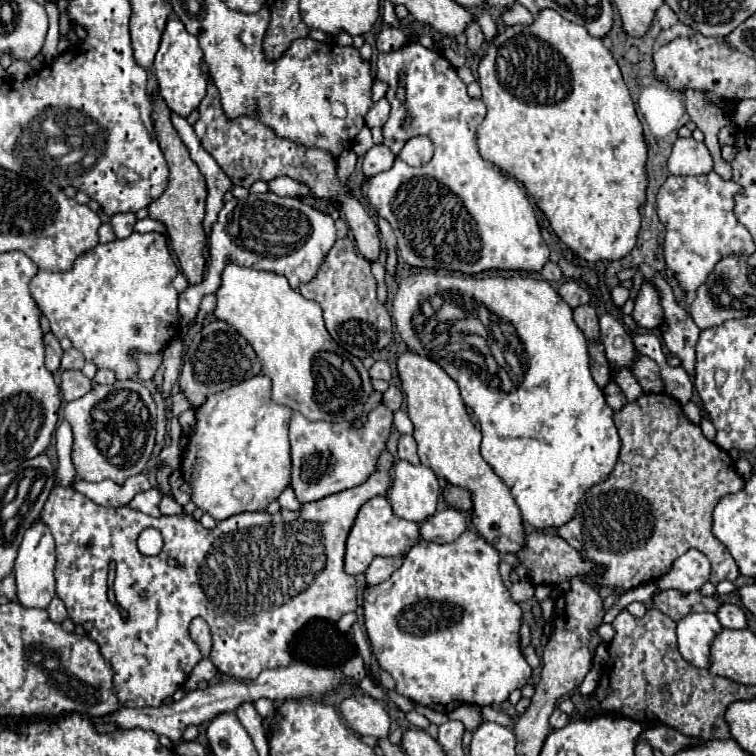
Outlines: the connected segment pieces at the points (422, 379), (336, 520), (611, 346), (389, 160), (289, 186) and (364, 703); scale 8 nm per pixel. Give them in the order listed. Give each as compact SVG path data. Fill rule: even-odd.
M414 351L398 357L398 375L408 403L408 417L414 425L414 439L418 443L418 457L428 465L436 477L444 477L450 485L470 489L474 501L474 525L478 533L500 553L516 553L524 543L524 527L516 501L506 483L480 455L480 431L474 427L466 405L460 397L458 383L432 359Z
M384 451L378 461L378 471L354 489L306 503L298 511L280 509L274 515L266 511L240 513L220 521L214 529L204 529L186 513L156 519L128 507L102 507L74 489L54 487L40 519L56 537L56 593L66 603L68 615L76 625L84 621L94 623L90 637L100 645L104 659L114 667L114 687L120 703L124 707L160 707L162 699L182 687L194 665L202 661L200 647L188 631L196 617L206 619L210 627L210 661L214 667L230 677L256 679L264 669L292 663L290 641L306 621L326 619L336 623L340 615L354 611L356 581L352 575L344 573L344 541L358 509L372 497L386 495L390 487L390 465L392 455ZM146 527L154 527L162 533L164 547L160 557L144 557L136 547L138 533ZM168 557L178 559L182 567L170 567L166 563ZM110 567L114 571L114 601L110 601L106 587ZM122 609L128 609L128 619L122 617Z
M602 315L600 317L600 335L602 343L606 347L606 357L610 365L620 365L620 367L632 367L632 359L638 355L632 347L630 335L624 331L624 327L612 317L612 315Z
M374 145L362 159L362 173L370 179L392 167L396 155L386 145Z
M278 177L276 181L270 181L270 191L280 195L280 197L306 197L310 191L304 183L298 183L298 181L292 181L290 177Z
M352 695L342 701L340 711L358 735L372 735L376 739L384 739L390 733L390 717L382 703L366 695Z

